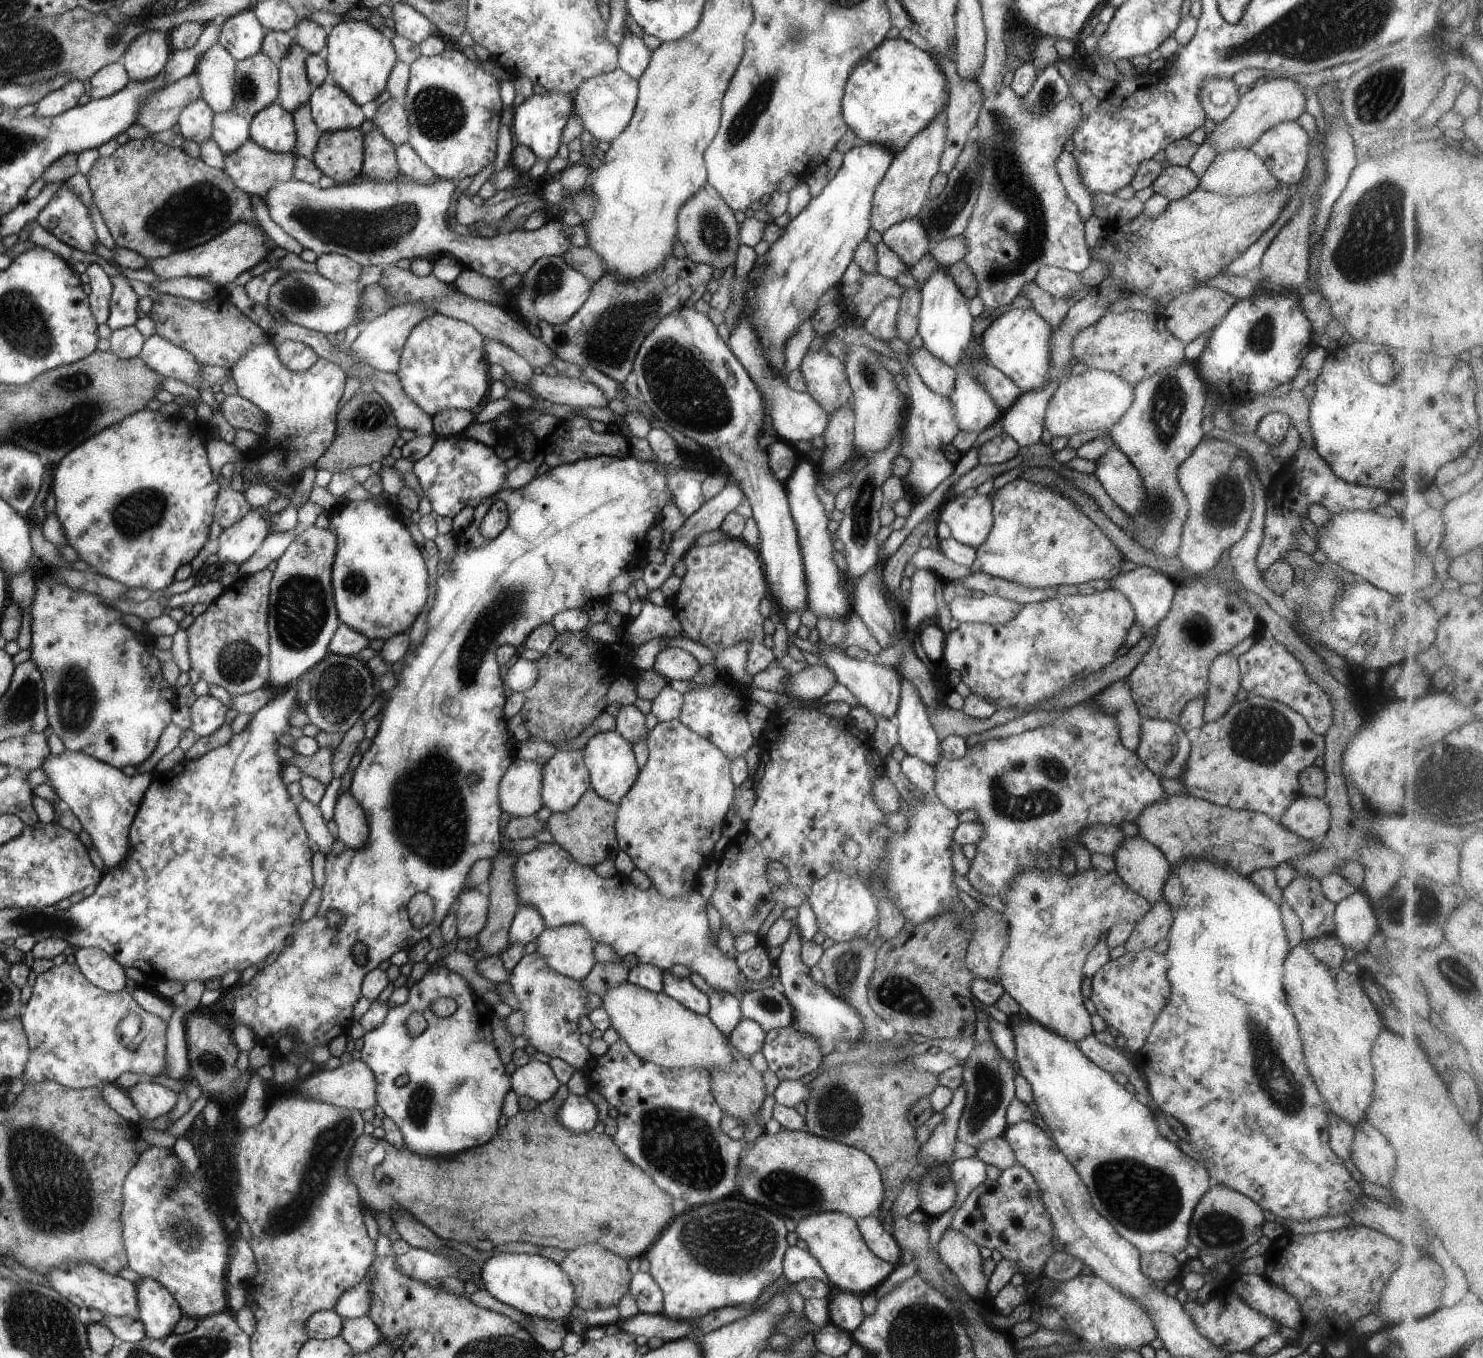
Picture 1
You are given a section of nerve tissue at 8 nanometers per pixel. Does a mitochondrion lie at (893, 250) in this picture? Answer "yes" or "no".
no

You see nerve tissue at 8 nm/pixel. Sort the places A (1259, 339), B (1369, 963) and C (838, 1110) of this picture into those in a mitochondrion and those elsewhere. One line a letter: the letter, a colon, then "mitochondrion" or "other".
A: mitochondrion
B: other
C: mitochondrion

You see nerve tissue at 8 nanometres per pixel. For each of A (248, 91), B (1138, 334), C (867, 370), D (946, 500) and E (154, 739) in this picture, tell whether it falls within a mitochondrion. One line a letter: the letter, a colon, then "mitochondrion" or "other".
A: mitochondrion
B: other
C: mitochondrion
D: other
E: other

